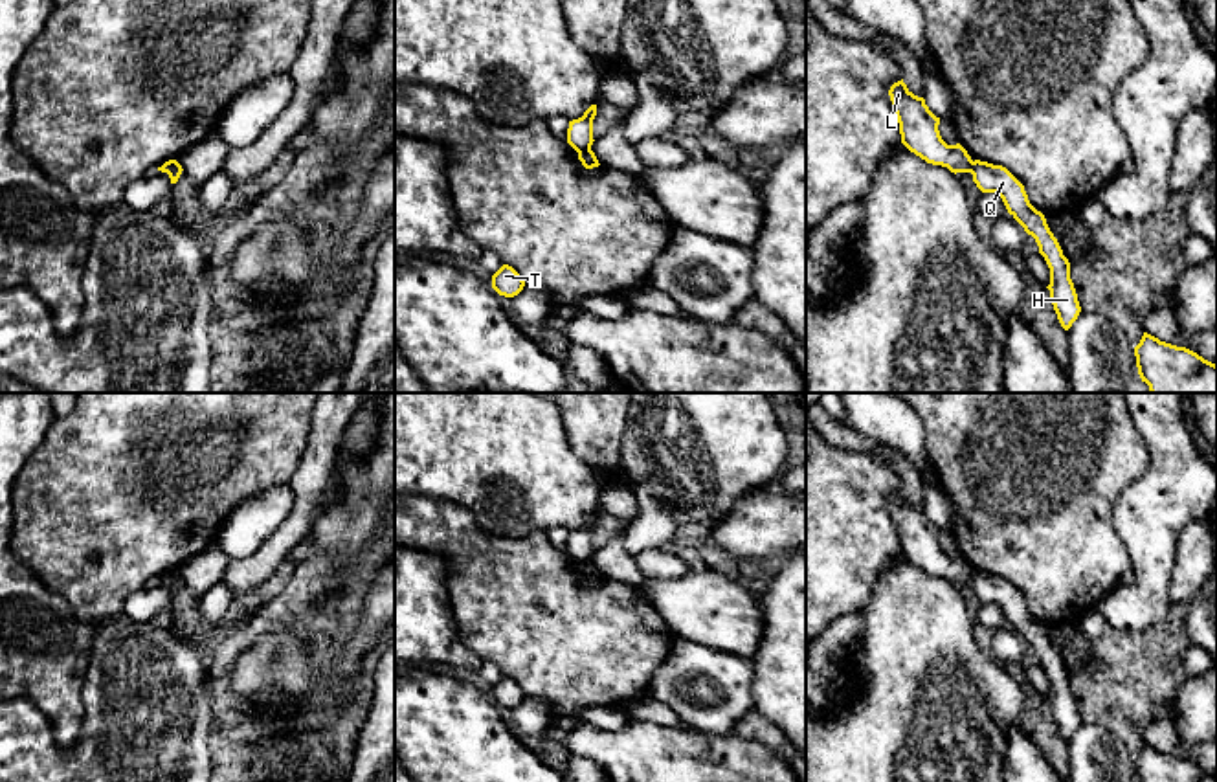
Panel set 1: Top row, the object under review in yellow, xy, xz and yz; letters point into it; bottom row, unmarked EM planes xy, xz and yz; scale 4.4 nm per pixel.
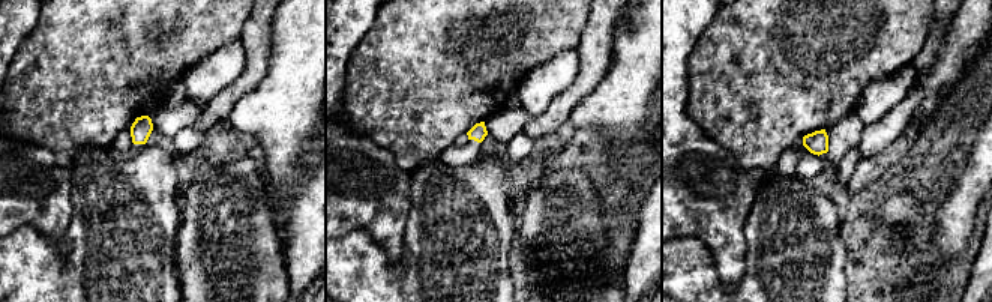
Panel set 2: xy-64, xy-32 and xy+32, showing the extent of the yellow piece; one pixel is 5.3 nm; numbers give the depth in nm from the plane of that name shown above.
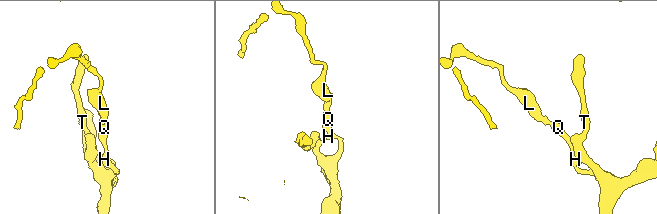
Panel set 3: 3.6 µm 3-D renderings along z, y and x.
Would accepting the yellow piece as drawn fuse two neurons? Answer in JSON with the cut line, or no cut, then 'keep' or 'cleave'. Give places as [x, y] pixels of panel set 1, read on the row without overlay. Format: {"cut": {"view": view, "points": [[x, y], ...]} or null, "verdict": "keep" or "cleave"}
{"cut": {"view": "xz", "points": [[590, 558], [579, 564]]}, "verdict": "cleave"}

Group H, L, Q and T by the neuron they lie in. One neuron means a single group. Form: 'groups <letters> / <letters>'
groups H Q T / L

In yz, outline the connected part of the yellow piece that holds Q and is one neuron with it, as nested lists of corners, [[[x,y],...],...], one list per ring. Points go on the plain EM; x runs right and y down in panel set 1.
[[[973,573],[973,593],[982,604],[997,604],[1008,624],[1032,646],[1050,679],[1050,710],[1065,742],[1077,731],[1081,718],[1070,690],[1070,674],[1050,642],[1046,630],[1037,622],[1024,602],[1024,597],[1002,576]]]

